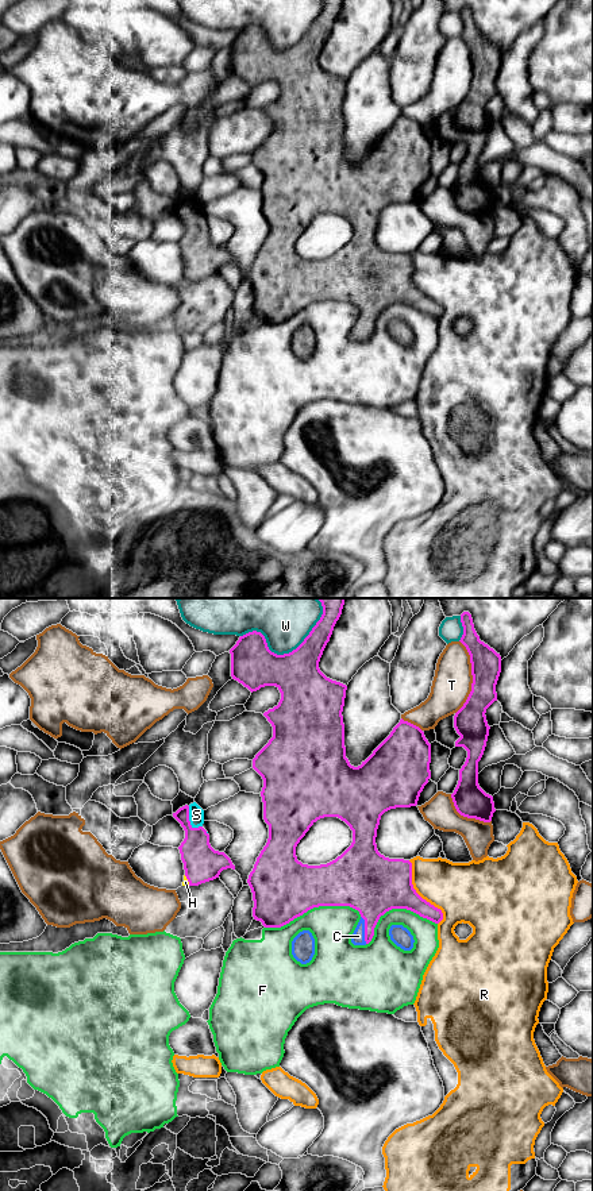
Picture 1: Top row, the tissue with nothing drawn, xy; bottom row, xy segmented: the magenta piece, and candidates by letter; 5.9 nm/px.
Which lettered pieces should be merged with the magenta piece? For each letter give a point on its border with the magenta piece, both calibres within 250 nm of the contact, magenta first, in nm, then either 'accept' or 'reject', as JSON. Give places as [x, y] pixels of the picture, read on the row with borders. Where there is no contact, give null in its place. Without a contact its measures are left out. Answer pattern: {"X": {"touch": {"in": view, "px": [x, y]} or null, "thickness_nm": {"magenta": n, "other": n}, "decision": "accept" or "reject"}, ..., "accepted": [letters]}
{"C": {"touch": {"in": "xy", "px": [365, 929]}, "thickness_nm": {"magenta": 320, "other": 80}, "decision": "accept"}, "F": {"touch": {"in": "xy", "px": [312, 908]}, "thickness_nm": {"magenta": 380, "other": 260}, "decision": "reject"}, "H": {"touch": {"in": "xy", "px": [187, 878]}, "thickness_nm": {"magenta": 220, "other": 40}, "decision": "accept"}, "R": {"touch": {"in": "xy", "px": [419, 895]}, "thickness_nm": {"magenta": 320, "other": 320}, "decision": "reject"}, "S": {"touch": {"in": "xy", "px": [189, 821]}, "thickness_nm": {"magenta": 220, "other": 100}, "decision": "accept"}, "T": {"touch": {"in": "xy", "px": [473, 677]}, "thickness_nm": {"magenta": 180, "other": 240}, "decision": "reject"}, "W": {"touch": {"in": "xy", "px": [287, 654]}, "thickness_nm": {"magenta": 300, "other": 380}, "decision": "reject"}, "accepted": ["C", "H", "S"]}

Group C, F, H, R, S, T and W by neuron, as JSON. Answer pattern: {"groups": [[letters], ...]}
{"groups": [["C", "H", "S"], ["F"], ["R"], ["T"], ["W"]]}

